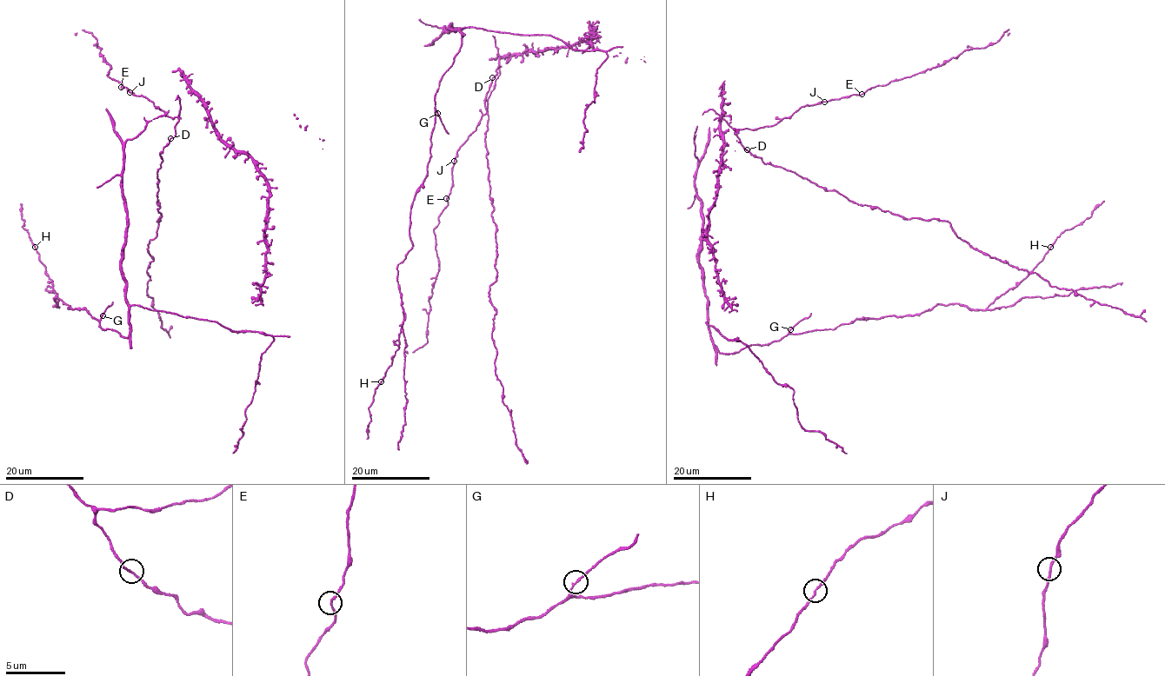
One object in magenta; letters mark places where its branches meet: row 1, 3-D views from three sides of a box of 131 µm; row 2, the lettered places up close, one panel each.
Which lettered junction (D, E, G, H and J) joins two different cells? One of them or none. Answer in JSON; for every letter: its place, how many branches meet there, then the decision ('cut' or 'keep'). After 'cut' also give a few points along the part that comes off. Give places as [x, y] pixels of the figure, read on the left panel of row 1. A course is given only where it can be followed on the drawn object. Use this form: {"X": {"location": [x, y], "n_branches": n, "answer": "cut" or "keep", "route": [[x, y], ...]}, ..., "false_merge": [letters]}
{"D": {"location": [170, 138], "n_branches": 2, "answer": "keep"}, "E": {"location": [121, 87], "n_branches": 2, "answer": "keep"}, "G": {"location": [103, 315], "n_branches": 2, "answer": "keep"}, "H": {"location": [35, 247], "n_branches": 2, "answer": "keep"}, "J": {"location": [129, 92], "n_branches": 2, "answer": "keep"}, "false_merge": []}

